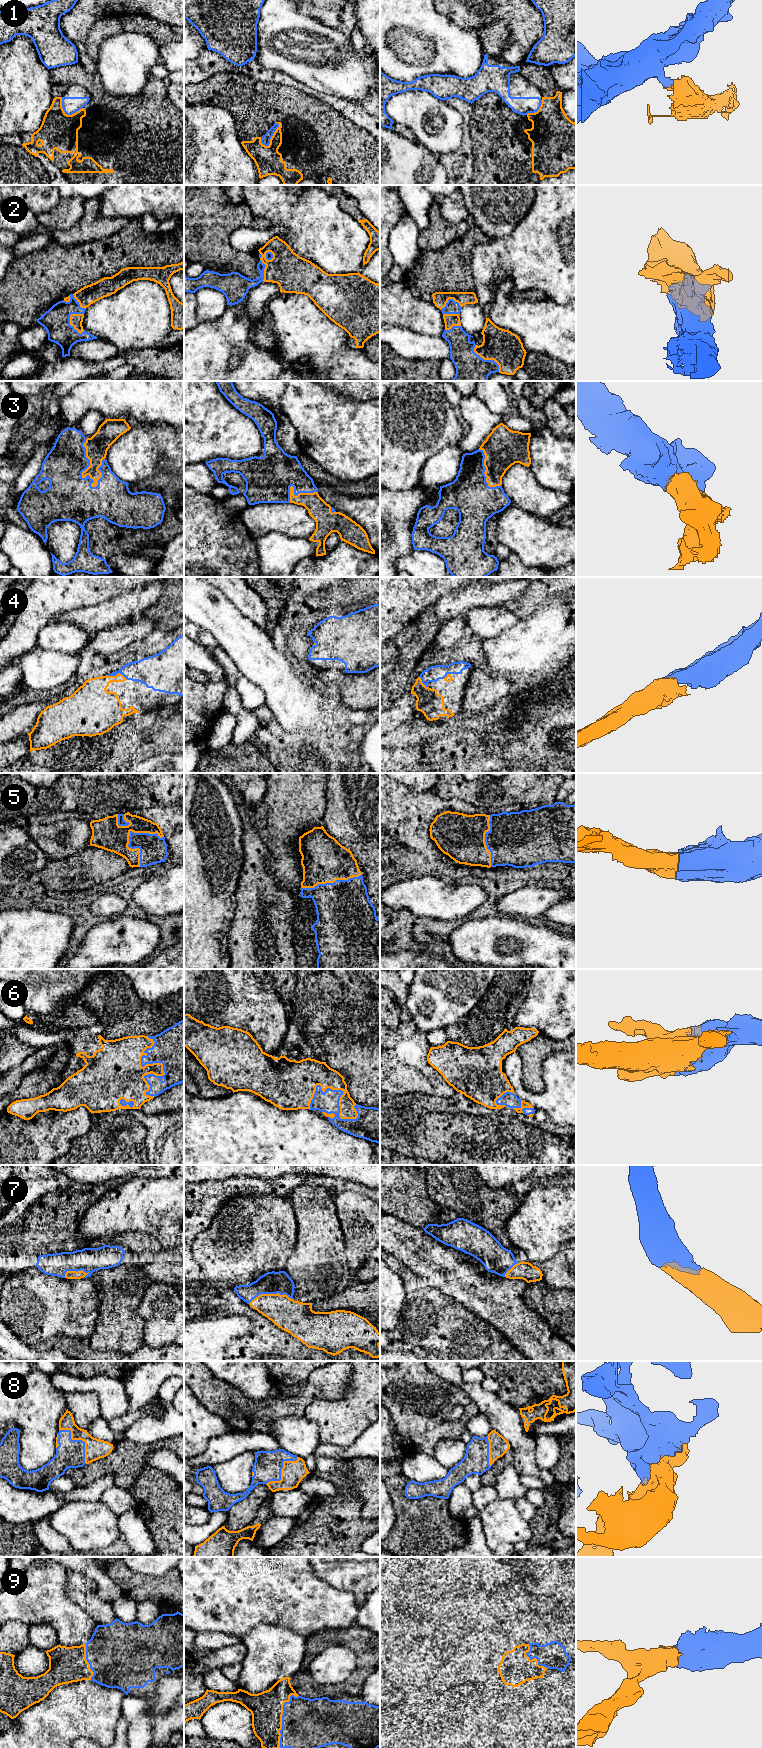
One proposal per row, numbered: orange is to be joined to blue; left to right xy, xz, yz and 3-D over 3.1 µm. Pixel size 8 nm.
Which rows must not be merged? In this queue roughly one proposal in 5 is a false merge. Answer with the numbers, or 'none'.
1

